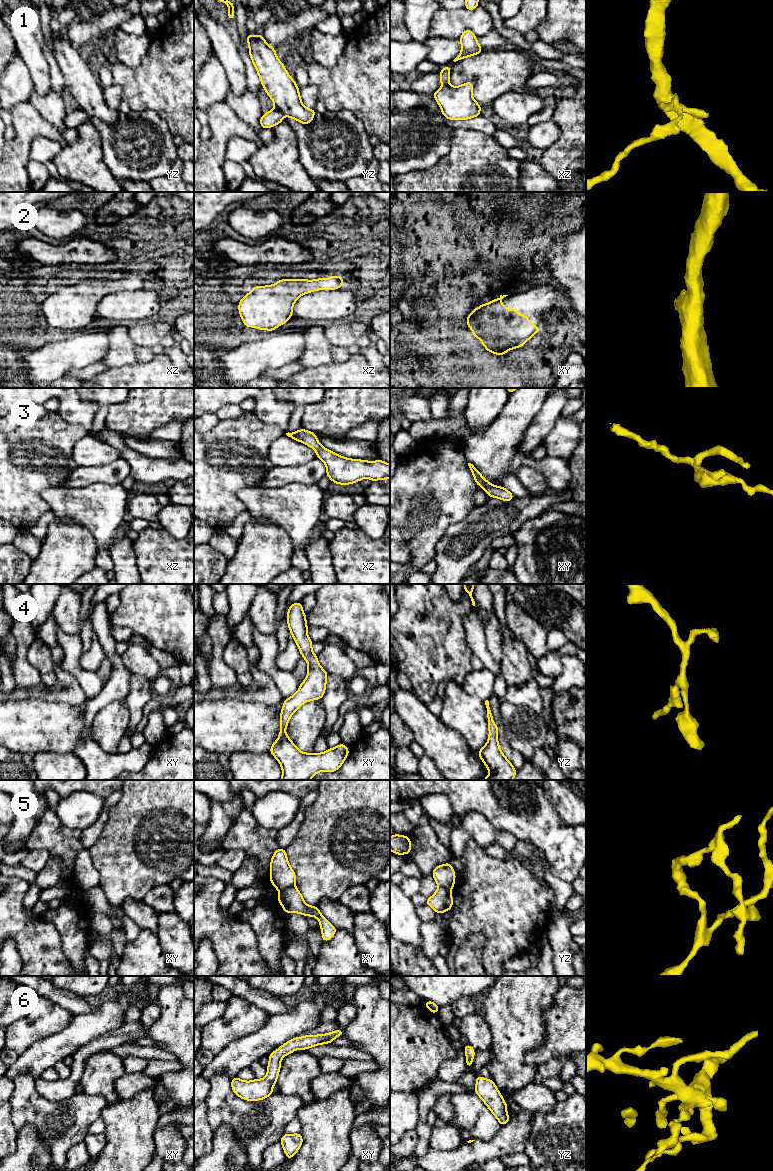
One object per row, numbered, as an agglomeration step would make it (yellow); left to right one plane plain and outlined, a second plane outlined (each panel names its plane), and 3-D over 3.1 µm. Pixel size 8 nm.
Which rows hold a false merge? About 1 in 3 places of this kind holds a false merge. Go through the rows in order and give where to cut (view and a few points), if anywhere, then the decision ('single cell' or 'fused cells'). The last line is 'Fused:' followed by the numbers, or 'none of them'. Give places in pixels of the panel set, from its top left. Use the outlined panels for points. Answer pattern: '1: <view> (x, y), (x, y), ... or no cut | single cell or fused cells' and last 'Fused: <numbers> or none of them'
1: yz (275, 107), (283, 113) | fused cells
2: no cut | single cell
3: no cut | single cell
4: no cut | single cell
5: xy (294, 885), (279, 891) | fused cells
6: no cut | single cell
Fused: 1, 5

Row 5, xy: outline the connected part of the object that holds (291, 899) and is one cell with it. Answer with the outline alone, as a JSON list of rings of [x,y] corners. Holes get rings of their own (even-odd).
[[[294,886],[279,891],[278,901],[285,913],[299,913],[306,916],[313,916],[319,920],[323,942],[330,940],[336,933],[336,927],[320,913],[317,906],[309,906],[305,903],[300,891]]]

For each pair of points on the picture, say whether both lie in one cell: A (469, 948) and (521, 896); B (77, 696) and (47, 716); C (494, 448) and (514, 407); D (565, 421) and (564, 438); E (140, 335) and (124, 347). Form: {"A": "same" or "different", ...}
{"A": "different", "B": "different", "C": "same", "D": "same", "E": "different"}

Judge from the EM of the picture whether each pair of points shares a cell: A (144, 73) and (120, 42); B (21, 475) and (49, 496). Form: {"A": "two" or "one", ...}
{"A": "two", "B": "two"}

